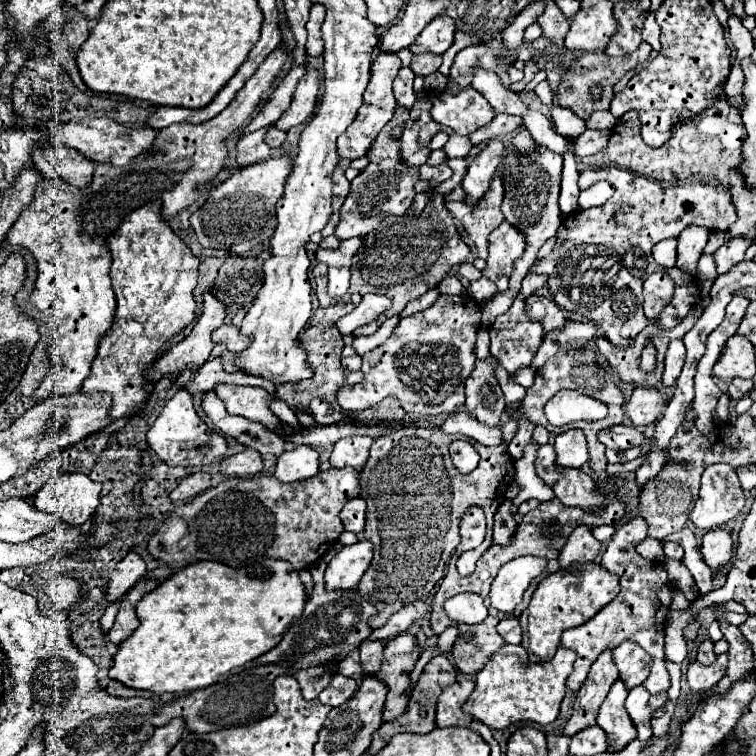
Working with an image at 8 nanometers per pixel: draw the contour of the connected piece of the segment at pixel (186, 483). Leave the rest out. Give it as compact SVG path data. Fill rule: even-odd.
M199 471L199 473L189 475L187 479L183 479L183 481L179 483L179 487L169 493L169 499L171 499L171 501L189 501L189 499L193 499L195 495L203 493L205 489L209 489L209 487L211 487L211 475Z

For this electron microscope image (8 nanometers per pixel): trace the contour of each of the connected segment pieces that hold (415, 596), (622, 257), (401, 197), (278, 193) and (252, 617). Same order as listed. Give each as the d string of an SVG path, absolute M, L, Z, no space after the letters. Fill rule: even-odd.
M513 419L503 425L505 443L501 447L485 447L461 435L449 435L449 441L447 441L447 435L441 429L437 431L437 429L421 429L421 427L403 427L393 431L391 435L385 435L373 441L371 455L359 473L361 497L367 501L367 523L365 523L363 537L371 541L375 547L375 557L357 585L357 593L369 599L369 603L377 607L377 615L369 619L369 627L377 629L385 625L385 621L393 613L397 613L405 605L425 599L435 589L437 581L441 581L445 575L445 567L447 567L447 561L451 559L451 553L459 545L459 521L465 515L465 511L473 505L485 511L485 517L487 517L485 549L491 547L493 515L497 507L503 503L505 489L513 483L513 477L515 477L511 455L507 455L507 443L513 439L515 429L517 429L517 423ZM455 439L469 441L481 455L477 469L473 469L467 475L459 473L459 469L453 465L451 457L447 455L449 445Z
M597 167L593 169L593 177L595 175L615 185L613 199L603 207L573 211L559 227L557 243L553 251L547 257L537 259L531 271L549 275L547 285L549 285L549 291L553 293L553 301L559 307L595 321L601 327L603 337L607 337L613 345L627 347L629 341L635 339L649 325L649 321L641 311L643 283L653 271L659 271L659 265L651 255L651 247L657 241L681 235L681 231L689 225L707 227L709 231L727 231L729 225L737 221L737 211L733 207L729 189L723 189L723 187L713 187L707 183L663 187L661 183L653 183L649 179L633 175L633 171L623 171L617 167Z
M397 107L395 117L379 133L377 141L373 143L373 149L367 153L371 163L367 165L367 169L363 169L351 181L351 193L341 207L341 221L335 229L335 235L339 239L363 237L363 235L371 233L373 229L377 229L381 225L381 219L385 219L387 215L405 215L407 209L411 207L413 197L415 197L413 185L415 185L415 181L419 181L419 169L417 167L407 167L399 159L399 141L391 139L391 129L395 125L405 127L407 119L409 119L409 111L405 111L403 107Z
M277 157L267 163L241 167L229 179L213 187L209 199L189 217L199 243L207 249L225 249L231 255L241 255L271 239L277 227L275 205L283 197L291 169L289 157Z
M265 559L257 565L241 569L231 569L215 561L197 561L175 571L167 581L139 601L139 627L129 639L125 639L125 643L119 643L113 657L113 667L109 669L109 679L133 689L151 691L155 695L209 687L219 675L243 667L273 649L281 641L283 633L301 617L305 599L307 595L299 573L287 561Z

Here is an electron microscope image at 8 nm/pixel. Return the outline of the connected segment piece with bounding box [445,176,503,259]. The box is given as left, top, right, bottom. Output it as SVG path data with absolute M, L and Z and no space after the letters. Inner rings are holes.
M496 176L491 181L491 189L487 195L473 207L465 203L453 203L445 201L445 209L451 211L455 219L459 219L467 231L467 235L473 239L477 247L477 255L481 259L487 259L487 237L489 233L503 223L503 213L501 213L501 201L503 201L503 180Z

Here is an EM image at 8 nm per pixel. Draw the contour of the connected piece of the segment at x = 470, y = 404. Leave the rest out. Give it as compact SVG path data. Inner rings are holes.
M493 357L487 361L477 361L475 371L465 381L465 391L467 391L465 407L477 421L481 421L489 427L497 427L499 419L505 411L503 391L501 391L497 379L493 377L495 365L497 365L497 361Z

